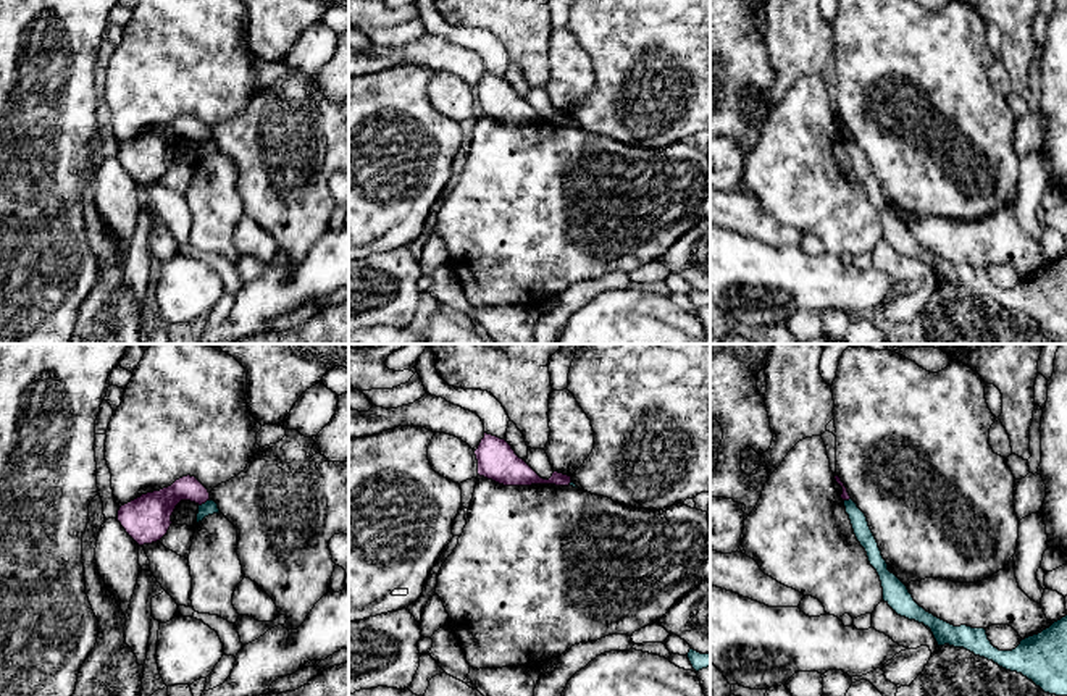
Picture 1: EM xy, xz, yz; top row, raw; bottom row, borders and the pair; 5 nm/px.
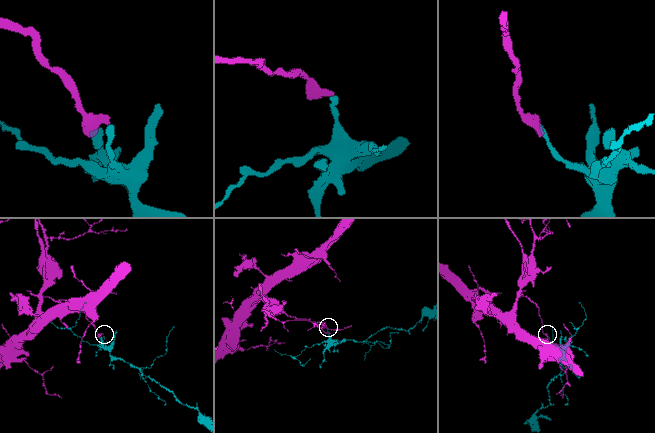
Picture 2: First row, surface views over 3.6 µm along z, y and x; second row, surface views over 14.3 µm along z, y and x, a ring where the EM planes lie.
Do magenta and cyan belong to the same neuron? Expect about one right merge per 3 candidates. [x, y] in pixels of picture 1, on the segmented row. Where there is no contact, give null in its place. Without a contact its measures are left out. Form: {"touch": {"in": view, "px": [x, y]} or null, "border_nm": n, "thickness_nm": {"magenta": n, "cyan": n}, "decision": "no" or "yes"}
{"touch": {"in": "xy", "px": [204, 503]}, "border_nm": 70, "thickness_nm": {"magenta": 170, "cyan": 70}, "decision": "no"}

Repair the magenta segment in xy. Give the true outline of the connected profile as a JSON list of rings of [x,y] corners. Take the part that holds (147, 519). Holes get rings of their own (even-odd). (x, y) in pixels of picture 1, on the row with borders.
[[[187,475],[121,505],[118,522],[139,546],[152,544],[168,533],[171,515],[181,501],[202,505],[210,501],[210,493],[195,476]]]

